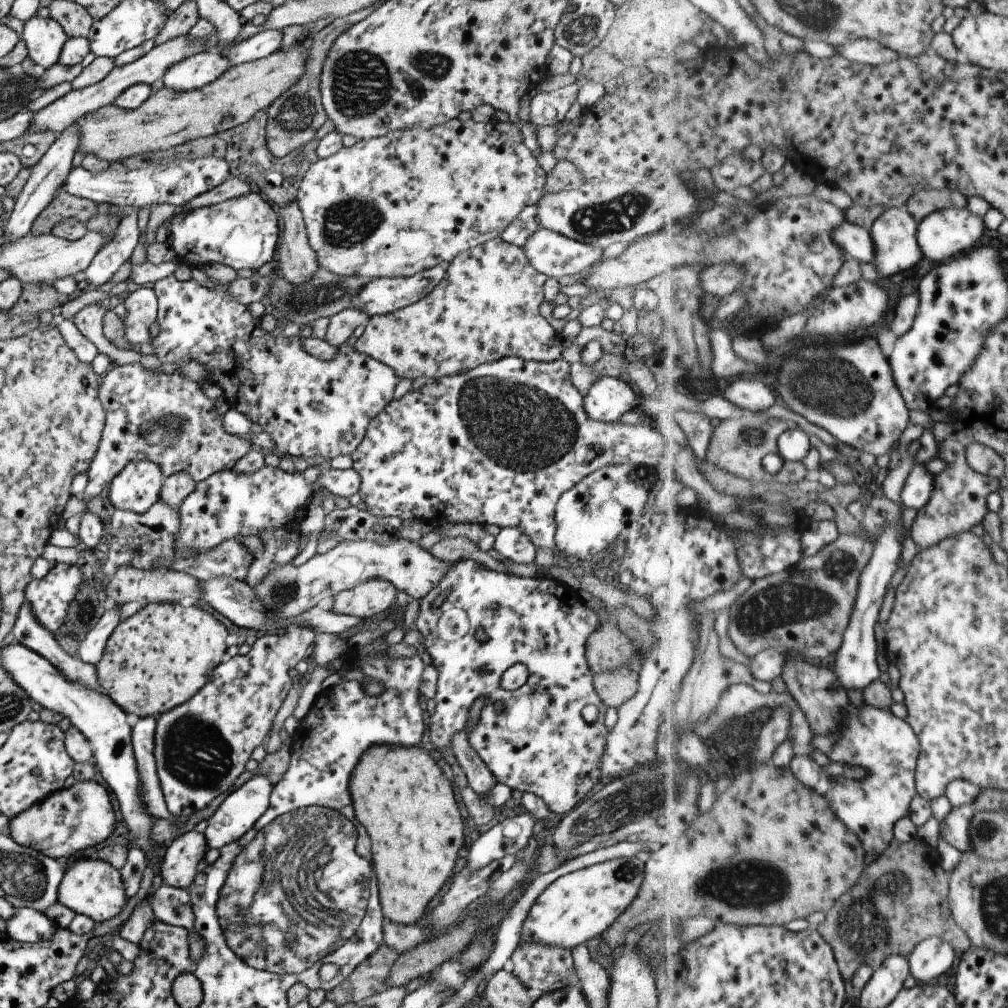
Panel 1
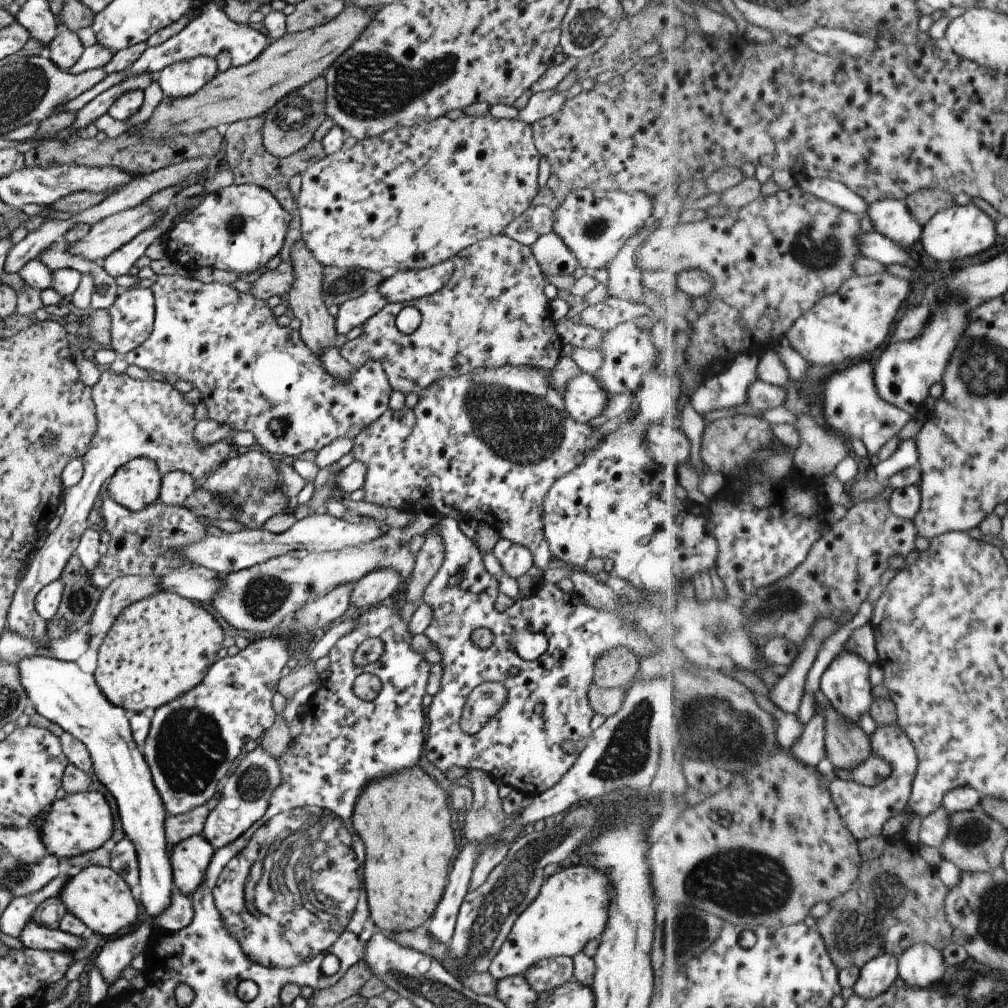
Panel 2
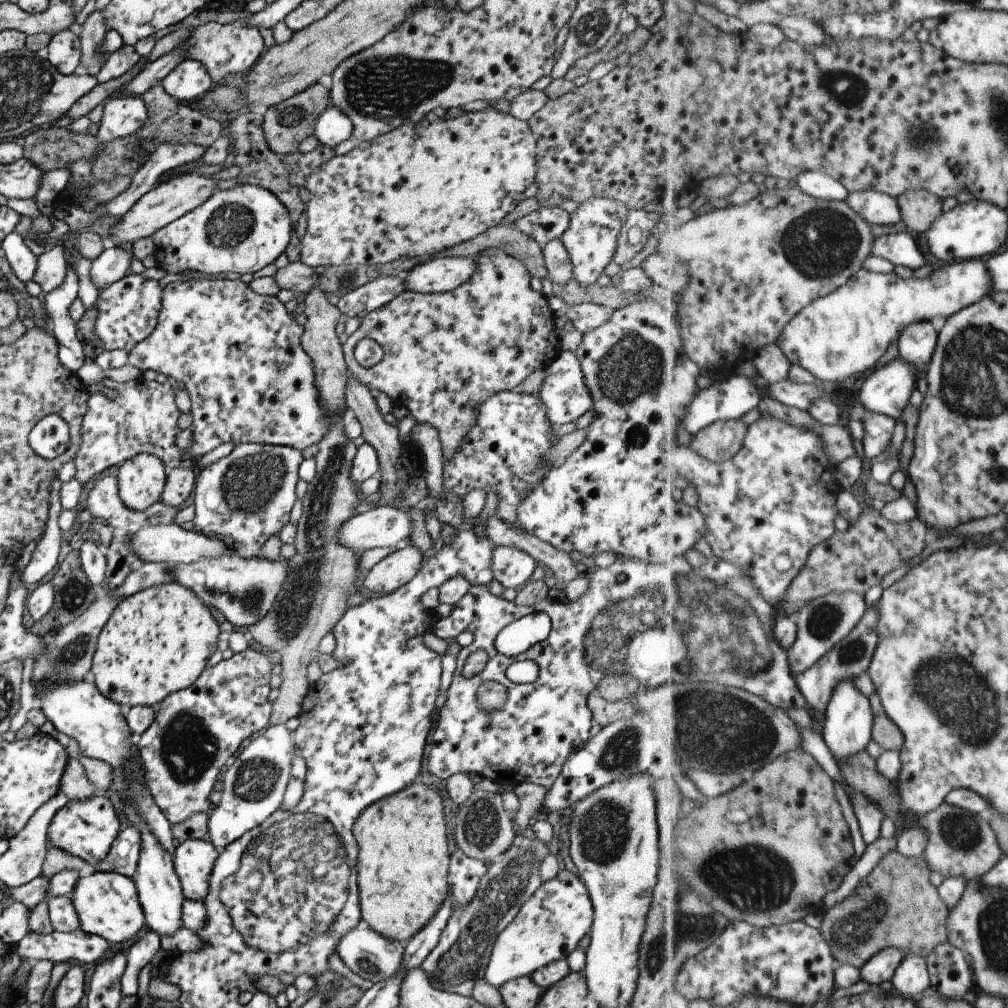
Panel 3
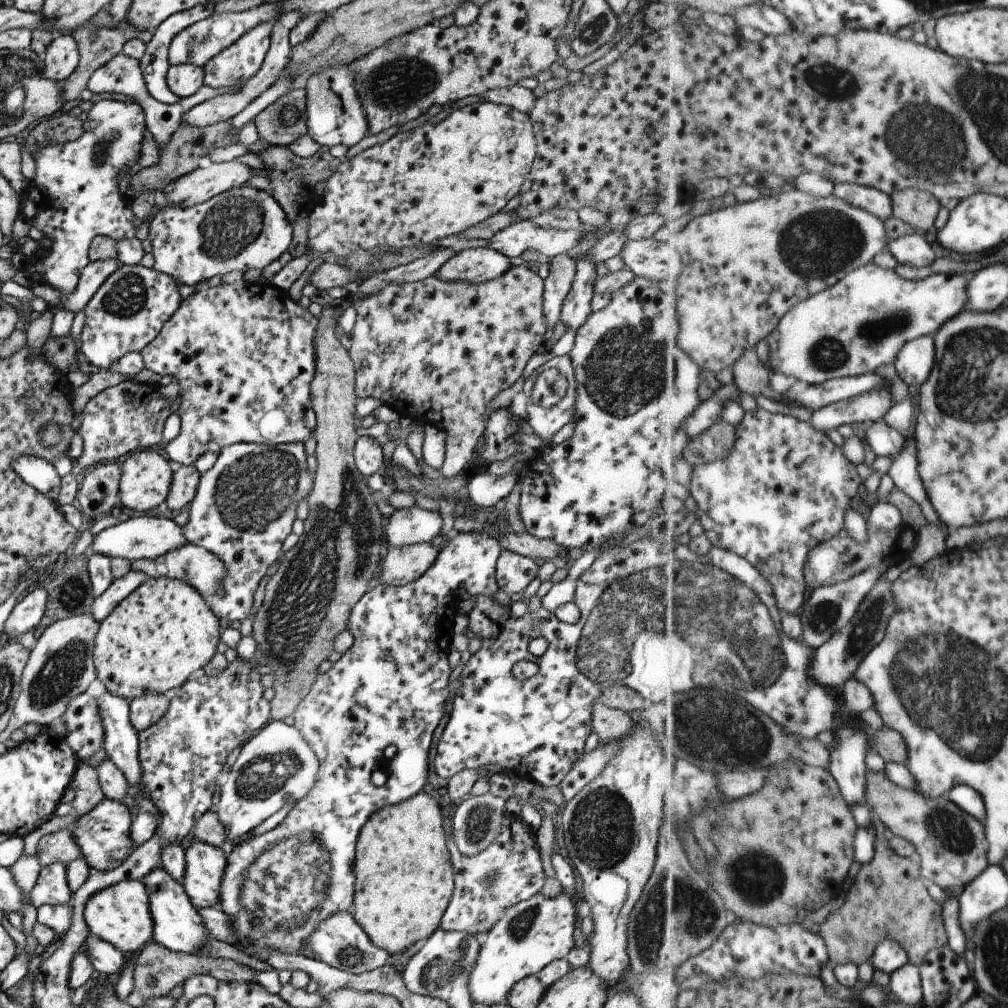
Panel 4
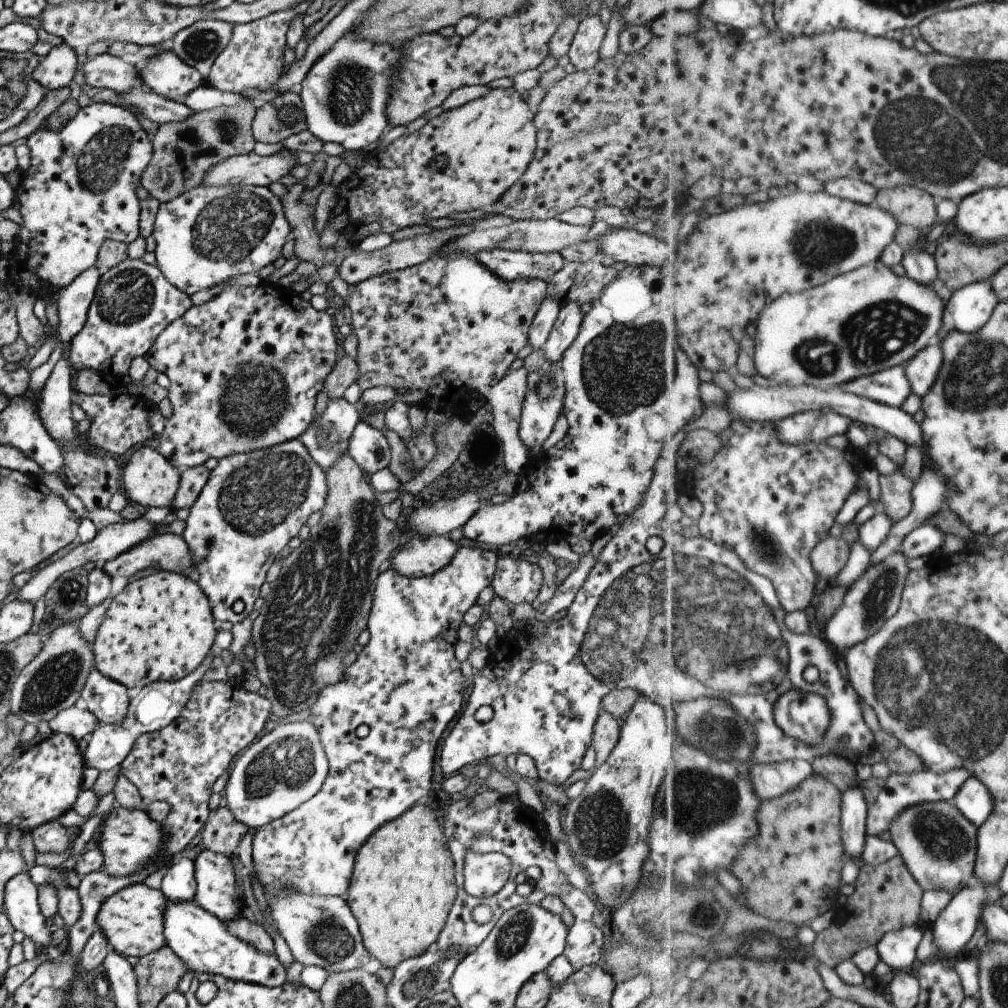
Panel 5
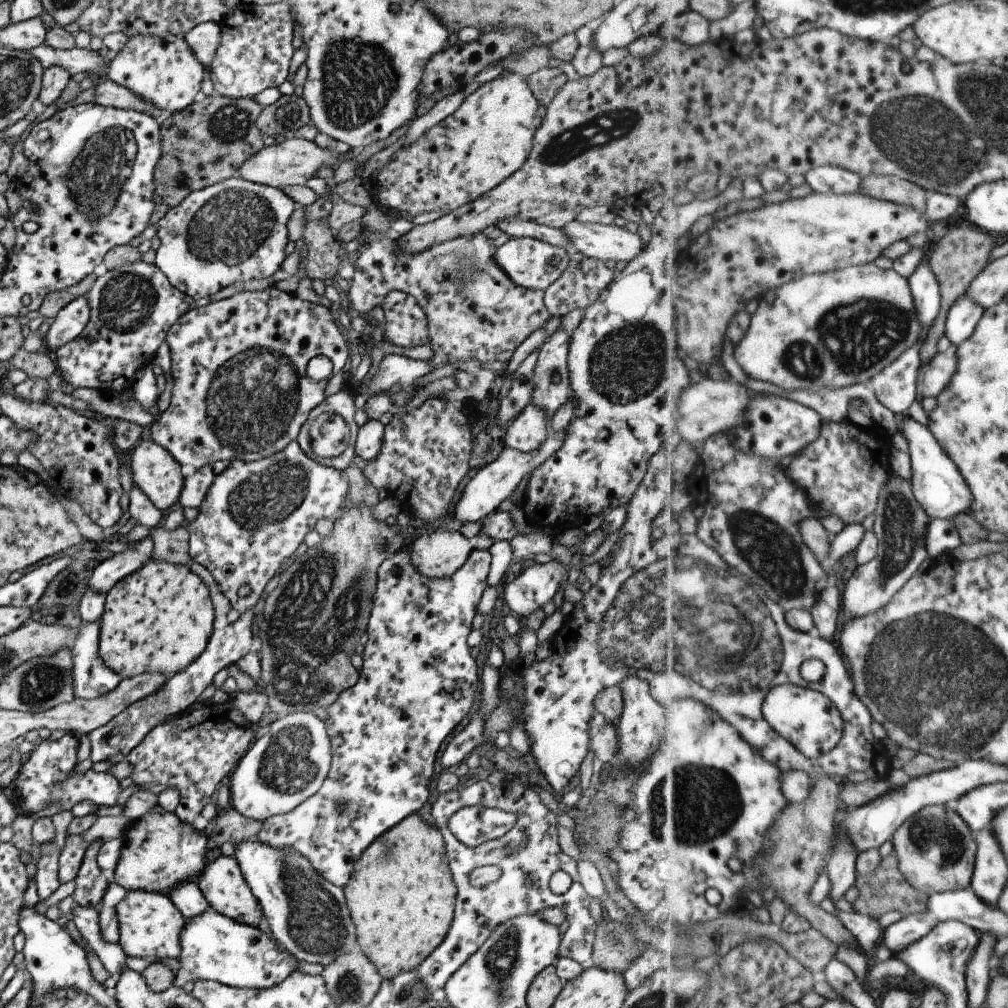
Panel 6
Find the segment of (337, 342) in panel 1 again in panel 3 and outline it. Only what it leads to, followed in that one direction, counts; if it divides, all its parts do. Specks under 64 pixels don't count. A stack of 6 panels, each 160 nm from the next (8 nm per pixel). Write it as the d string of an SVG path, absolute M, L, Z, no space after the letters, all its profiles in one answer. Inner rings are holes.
M406 272L394 277L379 277L338 298L336 307L348 318L361 320L368 312L387 304L404 290L402 278Z

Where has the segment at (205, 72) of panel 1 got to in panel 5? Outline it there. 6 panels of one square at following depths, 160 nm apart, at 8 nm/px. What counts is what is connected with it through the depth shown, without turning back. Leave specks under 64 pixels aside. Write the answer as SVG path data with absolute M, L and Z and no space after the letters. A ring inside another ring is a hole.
M169 48L149 57L145 66L137 70L142 88L172 101L180 101L193 89L206 83L195 68L179 60Z

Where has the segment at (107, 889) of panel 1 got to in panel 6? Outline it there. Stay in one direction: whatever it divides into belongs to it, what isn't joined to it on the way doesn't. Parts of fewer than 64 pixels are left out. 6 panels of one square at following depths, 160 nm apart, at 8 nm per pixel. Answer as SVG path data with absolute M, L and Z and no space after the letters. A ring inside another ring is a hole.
M129 890L114 906L118 922L118 941L116 942L127 956L135 958L177 958L179 952L178 936L184 923L184 916L175 908L171 899L163 892Z

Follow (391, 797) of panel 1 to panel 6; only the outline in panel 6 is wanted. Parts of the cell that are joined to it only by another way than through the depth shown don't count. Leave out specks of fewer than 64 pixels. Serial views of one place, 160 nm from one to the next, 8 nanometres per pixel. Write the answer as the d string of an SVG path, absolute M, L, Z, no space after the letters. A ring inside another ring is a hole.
M416 813L382 832L354 862L349 880L342 888L350 912L356 946L373 964L382 979L416 969L444 939L454 909L455 883L446 861L446 848L437 827L429 826Z

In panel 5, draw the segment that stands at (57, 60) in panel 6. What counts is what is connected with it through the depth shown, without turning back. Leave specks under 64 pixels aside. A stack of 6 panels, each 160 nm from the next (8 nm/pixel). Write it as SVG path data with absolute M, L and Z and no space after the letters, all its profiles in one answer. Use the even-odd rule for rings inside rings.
M107 52L87 59L80 69L86 84L91 87L109 88L118 94L135 87L142 88L136 66Z

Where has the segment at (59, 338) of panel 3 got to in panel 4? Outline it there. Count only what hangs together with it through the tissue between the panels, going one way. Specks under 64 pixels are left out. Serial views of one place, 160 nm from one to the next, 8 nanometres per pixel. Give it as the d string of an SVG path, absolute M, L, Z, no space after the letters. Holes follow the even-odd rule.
M101 99L92 103L82 127L83 134L73 142L38 147L34 158L35 177L19 196L21 201L31 200L37 208L37 214L28 221L30 225L52 240L49 248L44 249L39 246L39 251L35 255L25 258L24 268L41 271L45 283L61 295L68 295L75 288L80 270L89 261L87 251L95 235L108 236L118 241L133 238L137 230L133 229L131 224L135 216L130 207L130 200L119 193L115 182L117 182L116 174L121 169L130 168L139 158L139 148L145 128L142 108L135 101L125 104L117 100Z

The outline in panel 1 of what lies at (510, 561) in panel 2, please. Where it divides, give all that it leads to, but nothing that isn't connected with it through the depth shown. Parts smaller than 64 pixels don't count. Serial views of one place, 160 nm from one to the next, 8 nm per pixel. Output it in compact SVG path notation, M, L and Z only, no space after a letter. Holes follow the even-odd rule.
M502 528L494 536L492 548L499 559L511 560L513 564L529 564L534 562L536 548L531 539L519 529Z

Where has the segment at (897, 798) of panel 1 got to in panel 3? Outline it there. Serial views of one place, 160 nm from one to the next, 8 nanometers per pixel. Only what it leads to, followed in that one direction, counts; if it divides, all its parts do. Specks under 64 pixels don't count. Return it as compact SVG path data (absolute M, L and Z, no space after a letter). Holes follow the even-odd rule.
M851 788L850 796L863 840L867 846L872 845L881 838L881 824L887 818L886 812L865 793Z

